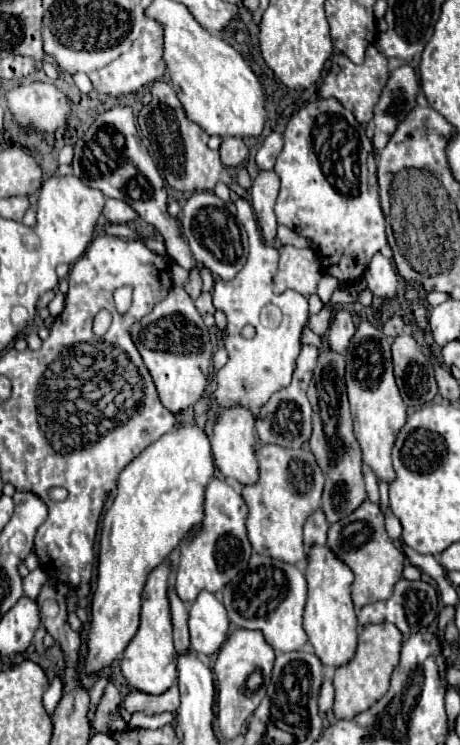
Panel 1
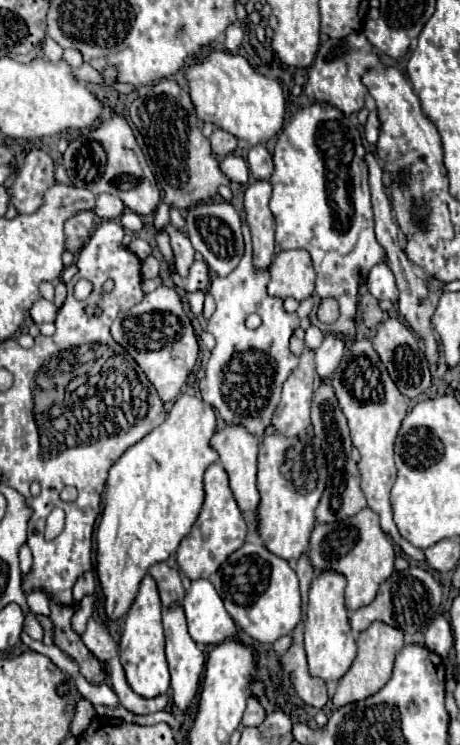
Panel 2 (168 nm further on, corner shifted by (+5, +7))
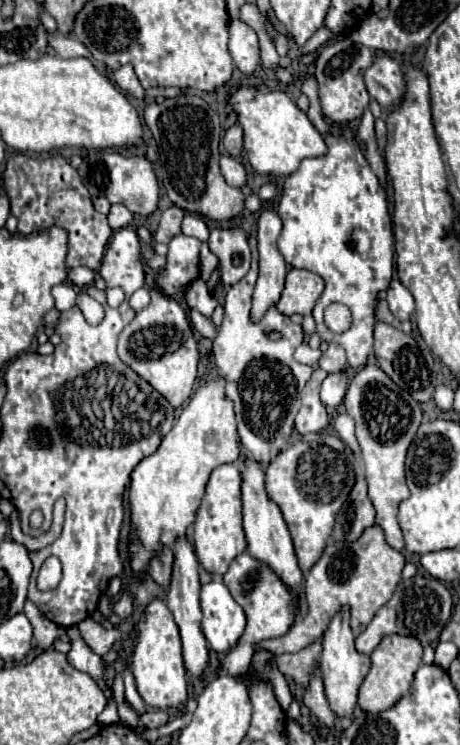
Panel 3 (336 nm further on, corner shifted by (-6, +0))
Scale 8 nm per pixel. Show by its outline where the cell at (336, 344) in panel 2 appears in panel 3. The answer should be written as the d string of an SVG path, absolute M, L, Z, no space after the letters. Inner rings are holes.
M333 372L321 384L321 402L325 406L339 406L349 386L347 372Z

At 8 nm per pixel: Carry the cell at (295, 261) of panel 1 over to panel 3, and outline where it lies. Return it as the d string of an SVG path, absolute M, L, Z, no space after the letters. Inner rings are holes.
M291 268L287 272L283 294L277 302L277 310L287 316L311 314L315 302L323 294L323 288L325 288L325 282L321 276L317 276L309 270Z

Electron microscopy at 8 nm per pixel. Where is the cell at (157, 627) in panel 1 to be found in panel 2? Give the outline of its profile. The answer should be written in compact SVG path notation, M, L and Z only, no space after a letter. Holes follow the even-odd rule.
M146 575L140 583L140 591L126 615L124 621L124 631L120 637L120 663L126 671L128 685L132 687L134 693L140 697L156 697L168 691L170 687L170 673L166 665L166 655L164 655L164 631L162 631L162 619L160 619L162 603L158 597L156 583L150 575Z

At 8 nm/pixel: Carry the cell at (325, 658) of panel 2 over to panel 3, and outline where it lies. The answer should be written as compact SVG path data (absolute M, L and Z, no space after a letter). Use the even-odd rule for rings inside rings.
M343 606L329 622L325 634L323 634L323 652L319 658L319 670L323 676L323 686L325 686L325 696L327 702L331 706L331 710L337 716L351 716L353 708L357 704L357 690L363 682L363 678L369 672L369 656L357 652L355 648L355 636L351 630L351 614L349 614L349 606Z

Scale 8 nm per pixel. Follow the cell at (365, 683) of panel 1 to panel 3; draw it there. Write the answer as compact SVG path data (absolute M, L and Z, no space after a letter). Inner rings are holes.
M399 634L385 636L379 642L379 646L371 652L371 670L359 688L359 702L357 702L359 708L371 714L391 708L411 688L415 670L421 664L421 656L423 656L423 648L417 638L399 636Z

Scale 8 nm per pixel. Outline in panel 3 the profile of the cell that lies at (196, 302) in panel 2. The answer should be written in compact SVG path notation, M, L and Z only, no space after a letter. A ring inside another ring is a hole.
M197 278L197 280L191 282L191 286L185 292L185 300L187 300L189 308L201 312L207 318L212 316L215 306L219 304L217 298L213 296L213 292L207 290L207 286L205 286L205 282L201 278Z

